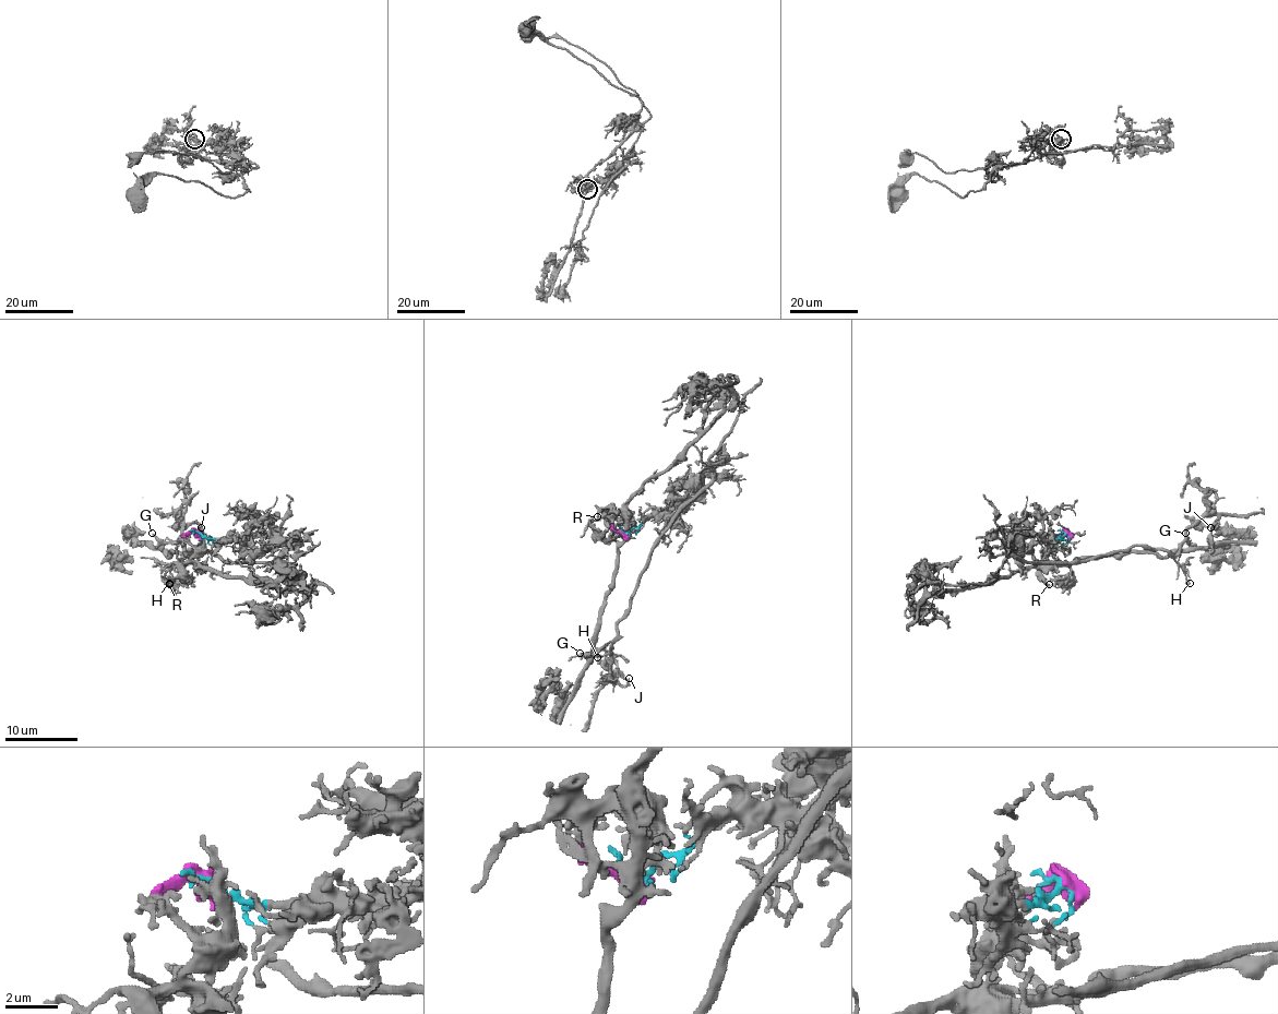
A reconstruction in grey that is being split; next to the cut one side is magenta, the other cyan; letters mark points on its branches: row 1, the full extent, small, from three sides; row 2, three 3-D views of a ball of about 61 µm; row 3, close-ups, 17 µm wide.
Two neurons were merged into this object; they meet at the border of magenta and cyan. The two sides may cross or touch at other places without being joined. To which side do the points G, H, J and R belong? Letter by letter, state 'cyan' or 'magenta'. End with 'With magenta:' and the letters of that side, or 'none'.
G: cyan
H: cyan
J: cyan
R: magenta
With magenta: R

